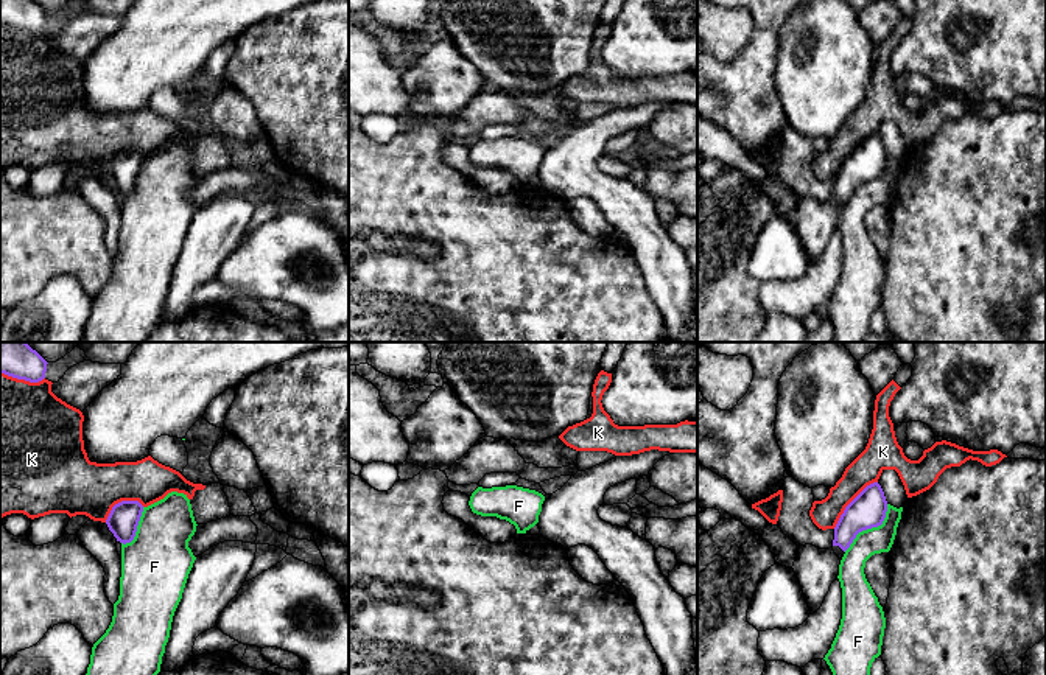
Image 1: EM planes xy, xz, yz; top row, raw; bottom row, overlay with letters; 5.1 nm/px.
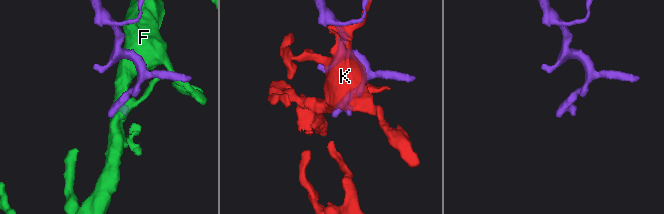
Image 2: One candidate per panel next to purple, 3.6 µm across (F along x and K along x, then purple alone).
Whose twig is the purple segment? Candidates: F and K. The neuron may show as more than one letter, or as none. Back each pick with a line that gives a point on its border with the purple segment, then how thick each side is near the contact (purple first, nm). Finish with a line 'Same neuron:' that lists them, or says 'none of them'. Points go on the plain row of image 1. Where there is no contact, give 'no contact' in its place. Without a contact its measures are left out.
Same neuron: none of them

